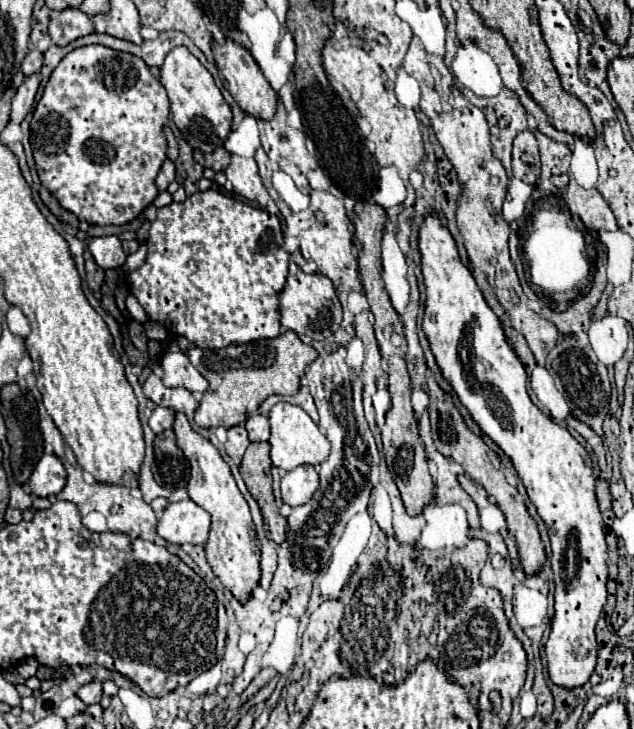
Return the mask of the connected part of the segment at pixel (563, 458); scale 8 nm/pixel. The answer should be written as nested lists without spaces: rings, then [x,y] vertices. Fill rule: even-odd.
[[[427,212],[419,228],[419,252],[421,252],[421,270],[425,278],[425,314],[423,314],[423,332],[431,344],[437,364],[443,370],[443,376],[451,382],[459,400],[467,406],[473,420],[481,430],[511,458],[523,486],[527,488],[529,500],[535,504],[539,516],[543,518],[549,538],[551,538],[551,568],[555,576],[555,616],[551,624],[551,634],[545,644],[547,670],[553,684],[563,688],[583,686],[595,668],[597,660],[597,642],[595,642],[595,624],[605,606],[607,598],[607,544],[603,534],[603,520],[595,500],[595,480],[591,472],[591,456],[587,450],[567,432],[567,428],[557,426],[547,414],[543,414],[527,394],[527,374],[515,354],[507,344],[503,326],[495,312],[485,302],[471,270],[461,262],[457,244],[449,234],[447,220],[437,212]]]

